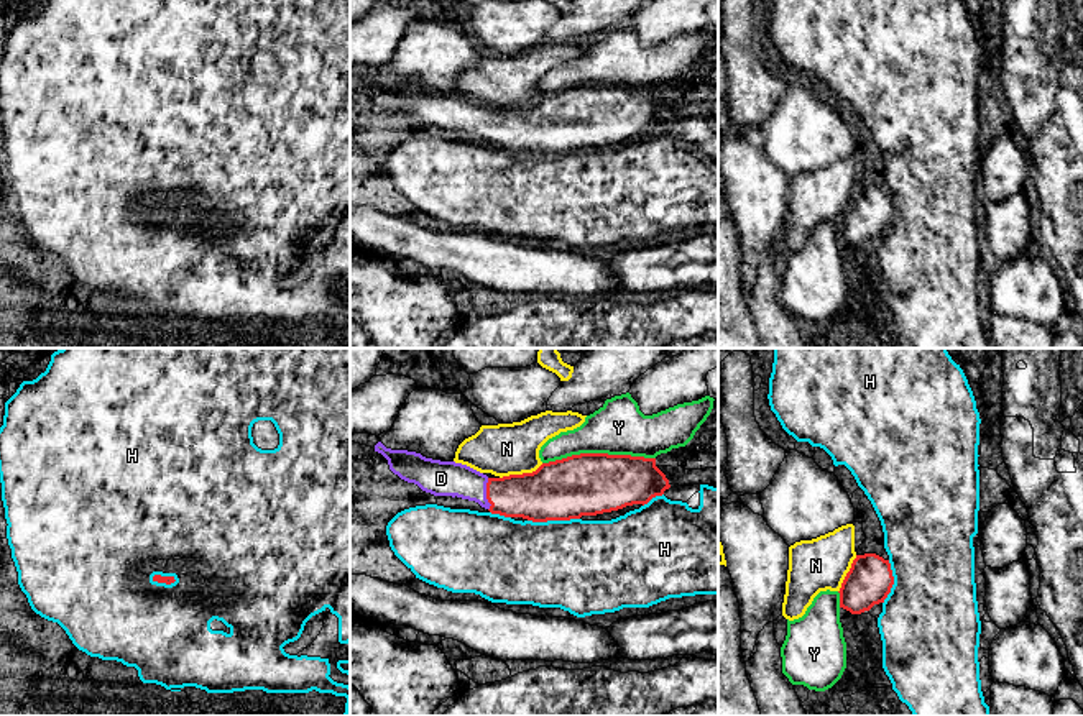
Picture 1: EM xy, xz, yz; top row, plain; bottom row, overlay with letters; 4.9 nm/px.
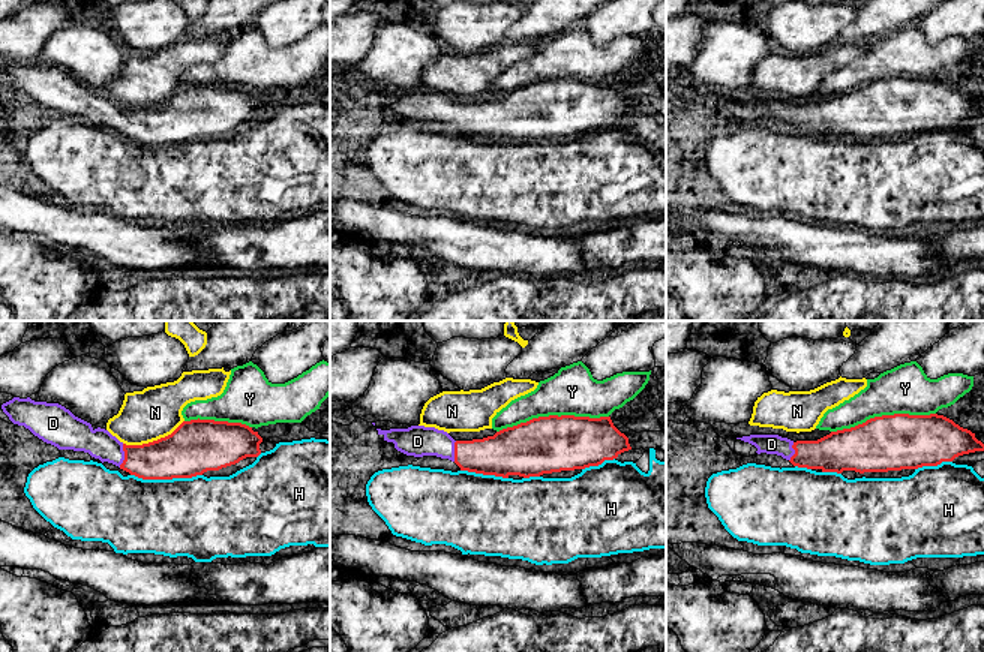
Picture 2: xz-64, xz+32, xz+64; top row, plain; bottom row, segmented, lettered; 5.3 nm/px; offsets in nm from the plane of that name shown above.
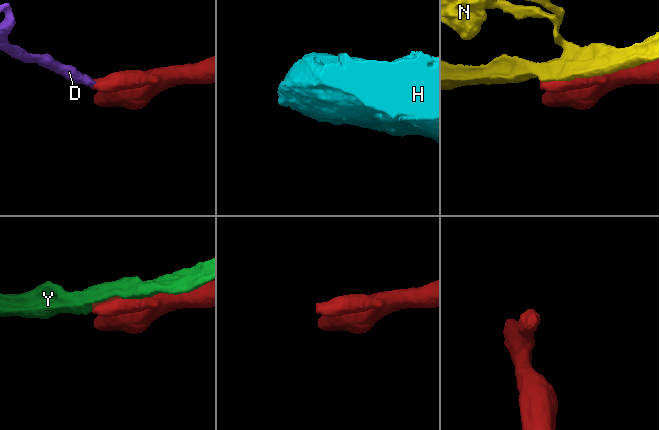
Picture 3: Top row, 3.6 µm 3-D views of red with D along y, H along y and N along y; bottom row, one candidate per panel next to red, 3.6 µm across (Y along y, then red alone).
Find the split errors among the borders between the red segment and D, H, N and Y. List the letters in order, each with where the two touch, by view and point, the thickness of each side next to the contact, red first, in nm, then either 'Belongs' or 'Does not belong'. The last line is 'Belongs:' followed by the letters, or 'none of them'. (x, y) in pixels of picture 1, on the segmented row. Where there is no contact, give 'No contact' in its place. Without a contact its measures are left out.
D: Touches red at xz (487, 495). Thickness 240 nm (red) against 180 nm. Belongs
H: Touches red at xz (553, 519). Thickness 300 nm (red) against 440 nm. Does not belong
N: Touches red at xz (523, 473). Thickness 300 nm (red) against 260 nm. Does not belong
Y: Touches red at xz (599, 454). Thickness 300 nm (red) against 260 nm. Does not belong
Belongs: D

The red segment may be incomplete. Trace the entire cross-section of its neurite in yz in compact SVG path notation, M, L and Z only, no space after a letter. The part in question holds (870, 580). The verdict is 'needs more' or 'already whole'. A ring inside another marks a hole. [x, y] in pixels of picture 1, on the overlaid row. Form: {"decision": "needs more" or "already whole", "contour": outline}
{"decision": "already whole", "contour": "M876 553L856 555L840 588L840 608L851 614L869 611L884 603L894 576L889 560Z"}

